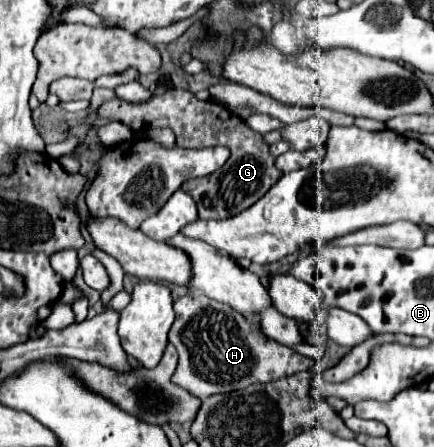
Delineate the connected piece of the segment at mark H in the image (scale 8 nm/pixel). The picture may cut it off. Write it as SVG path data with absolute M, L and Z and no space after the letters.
M185 295L177 299L175 315L177 319L169 331L169 341L177 347L179 365L171 381L199 399L215 393L229 393L257 381L269 383L313 369L315 365L313 359L297 355L289 347L277 345L277 341L259 339L241 313L205 295Z

